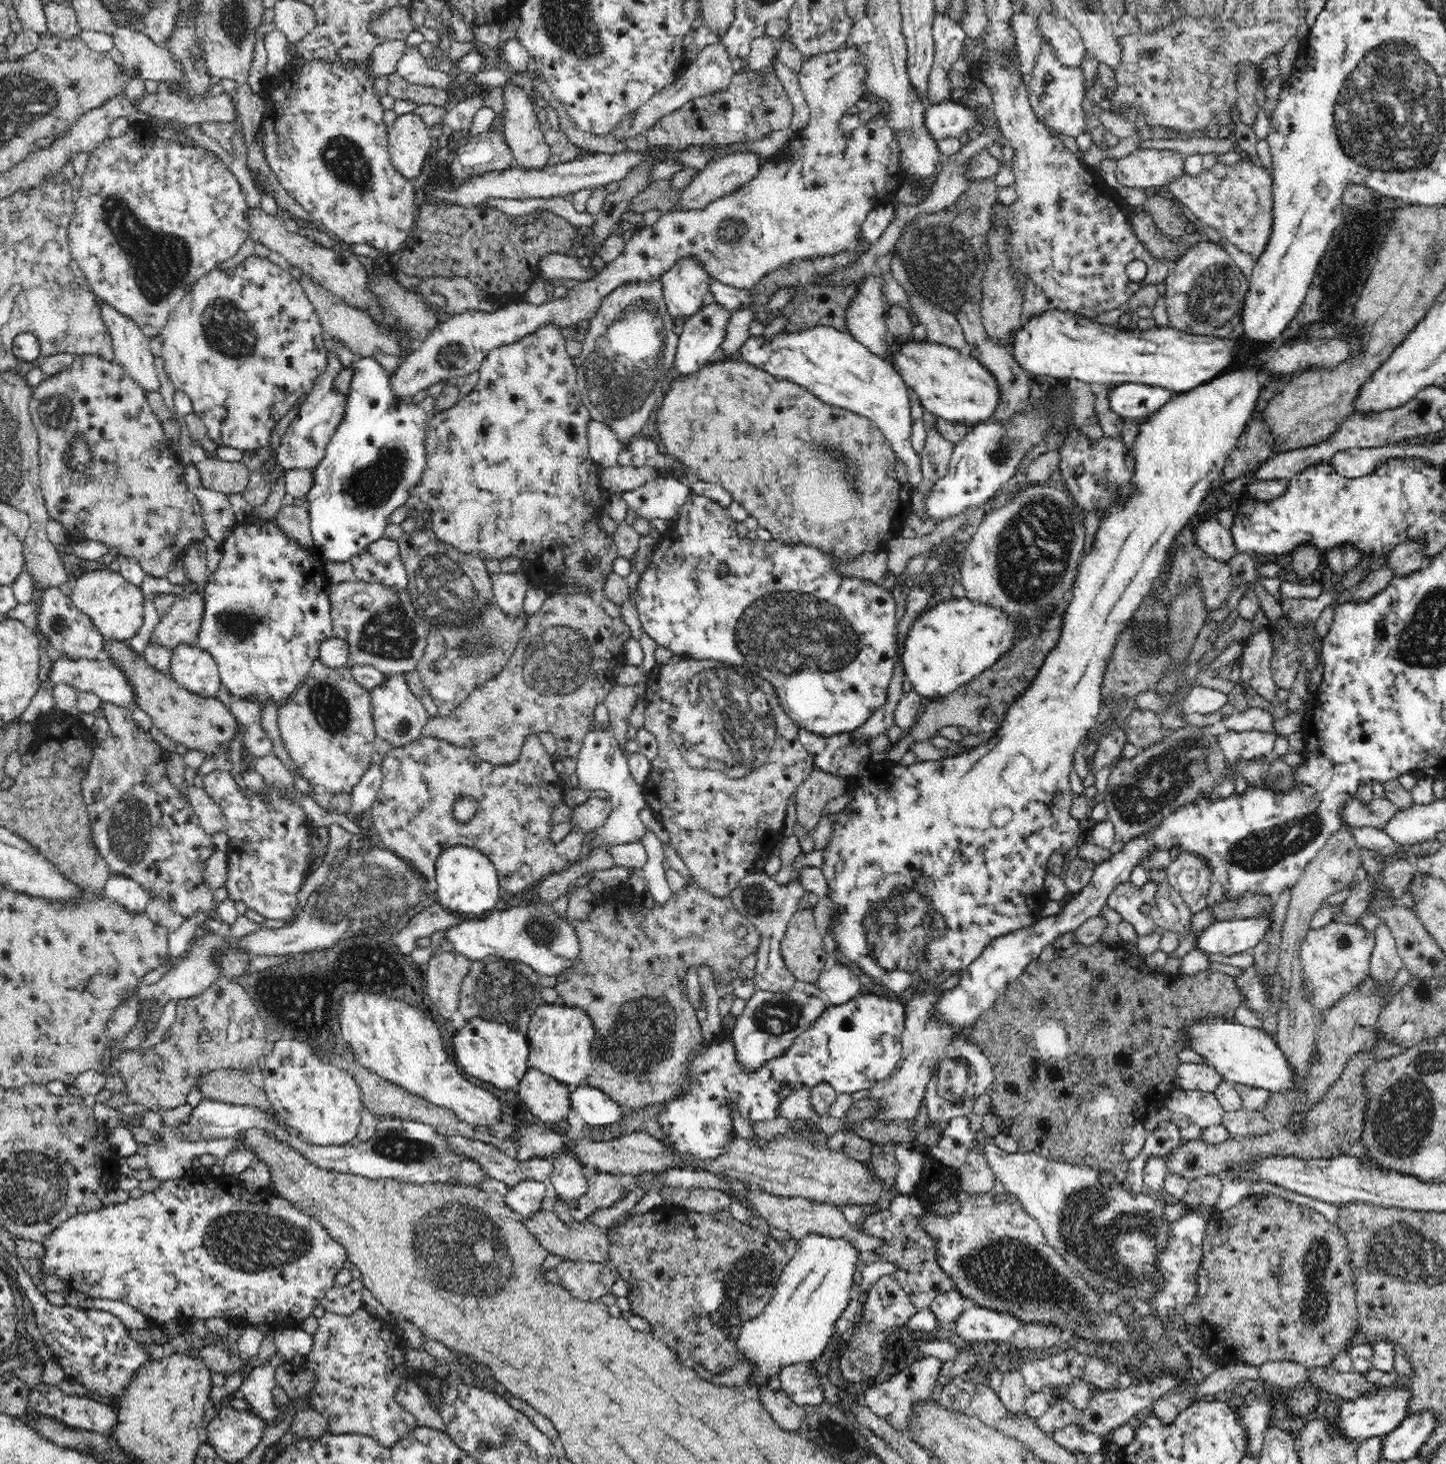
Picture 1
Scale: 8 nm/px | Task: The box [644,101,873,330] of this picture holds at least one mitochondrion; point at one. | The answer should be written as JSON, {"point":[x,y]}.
{"point":[734,230]}

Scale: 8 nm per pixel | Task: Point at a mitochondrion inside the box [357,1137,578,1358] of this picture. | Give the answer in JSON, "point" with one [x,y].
{"point":[469,1252]}

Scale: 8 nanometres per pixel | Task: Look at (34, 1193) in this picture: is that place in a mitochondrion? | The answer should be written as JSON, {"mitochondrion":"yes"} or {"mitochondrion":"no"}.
{"mitochondrion":"yes"}

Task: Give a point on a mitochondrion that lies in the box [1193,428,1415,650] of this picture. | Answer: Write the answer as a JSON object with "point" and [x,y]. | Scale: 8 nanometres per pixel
{"point":[1383,629]}

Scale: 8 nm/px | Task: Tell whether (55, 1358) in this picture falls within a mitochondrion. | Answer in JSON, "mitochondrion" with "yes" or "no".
{"mitochondrion":"no"}

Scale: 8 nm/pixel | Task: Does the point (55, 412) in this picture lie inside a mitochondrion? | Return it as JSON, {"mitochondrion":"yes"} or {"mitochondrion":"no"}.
{"mitochondrion":"yes"}

